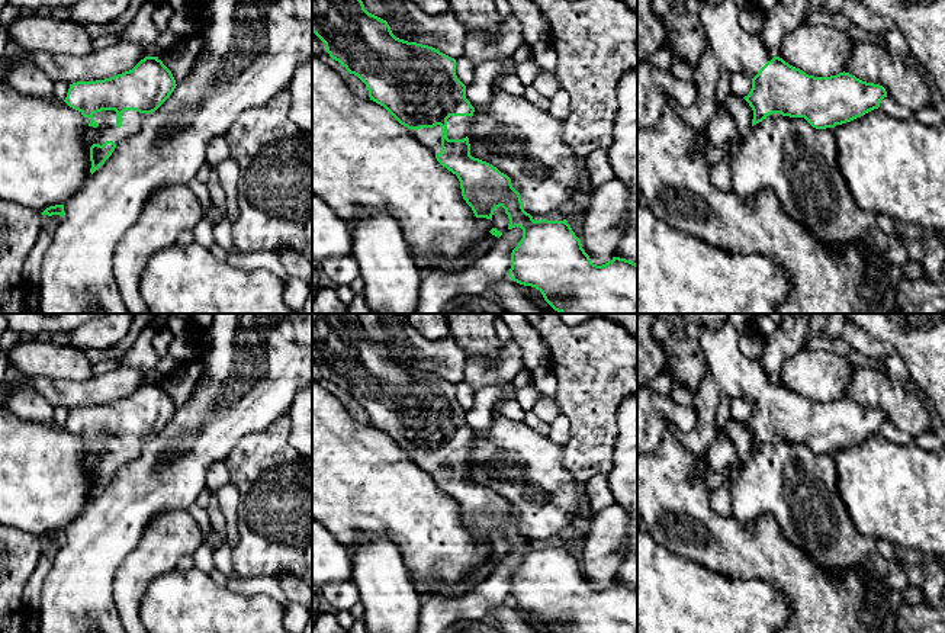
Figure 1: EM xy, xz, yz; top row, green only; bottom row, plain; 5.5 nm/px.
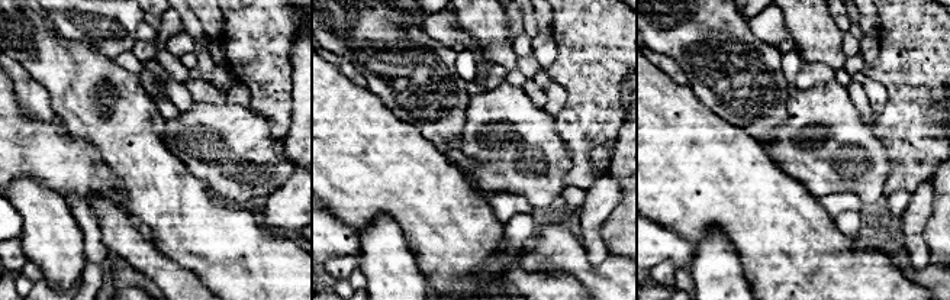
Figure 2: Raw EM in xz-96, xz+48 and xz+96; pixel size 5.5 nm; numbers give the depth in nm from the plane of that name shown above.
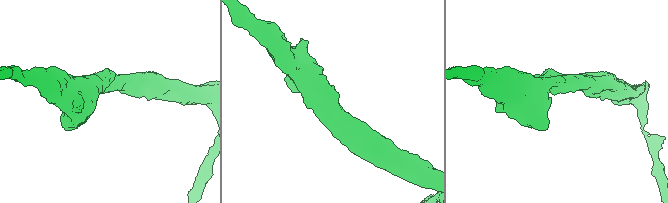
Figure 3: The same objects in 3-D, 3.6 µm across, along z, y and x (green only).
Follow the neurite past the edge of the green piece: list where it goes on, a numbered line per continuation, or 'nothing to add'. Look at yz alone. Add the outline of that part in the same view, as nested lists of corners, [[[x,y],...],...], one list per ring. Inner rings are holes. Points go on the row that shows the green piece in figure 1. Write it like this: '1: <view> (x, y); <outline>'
1: yz (738, 51); [[[733,0],[701,1],[698,16],[720,65],[729,73],[745,73],[752,80],[774,57],[758,36],[739,26],[739,12]]]

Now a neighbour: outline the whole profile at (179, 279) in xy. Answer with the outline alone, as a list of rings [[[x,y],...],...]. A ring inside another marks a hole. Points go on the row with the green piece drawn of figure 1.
[[[197,242],[160,250],[145,266],[139,290],[147,314],[296,314],[283,299],[285,283],[267,269],[241,270],[219,263]]]

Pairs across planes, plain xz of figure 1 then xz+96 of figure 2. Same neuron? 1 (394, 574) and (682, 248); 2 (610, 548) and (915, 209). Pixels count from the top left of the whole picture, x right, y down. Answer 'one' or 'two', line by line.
1: two
2: one

